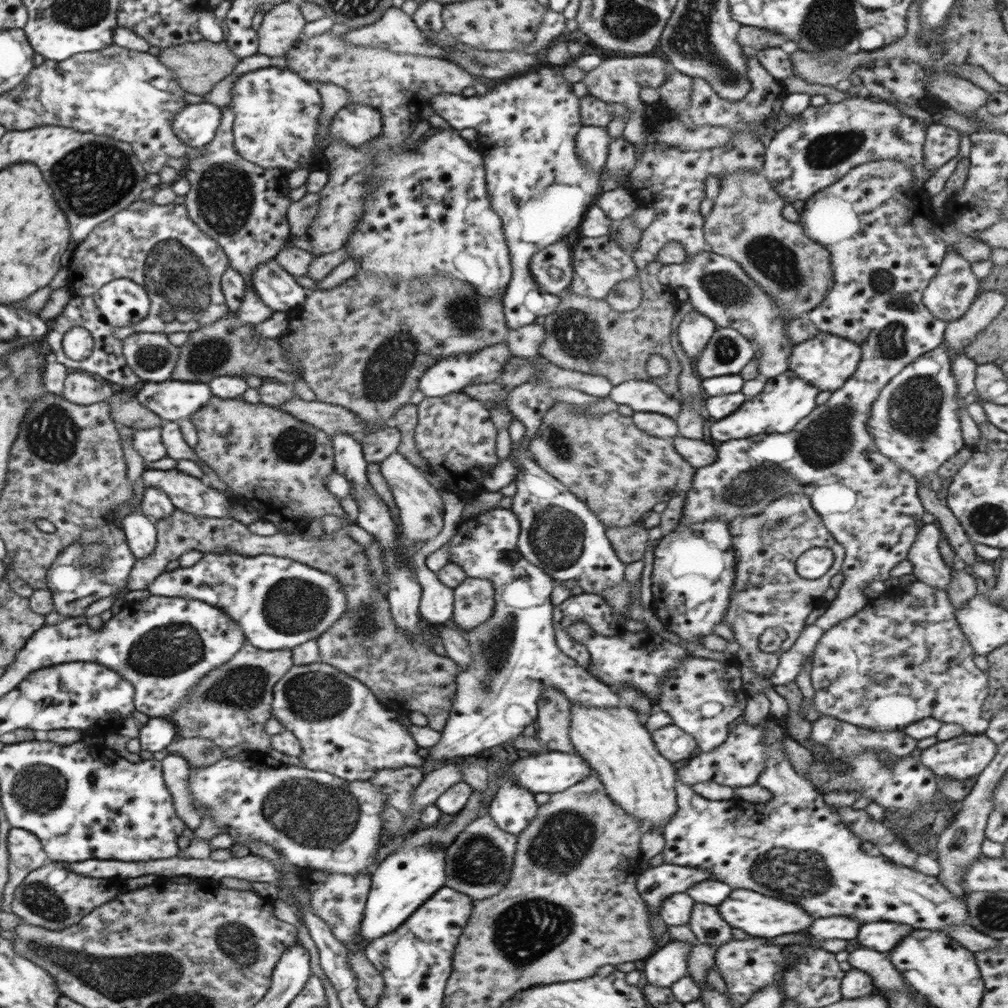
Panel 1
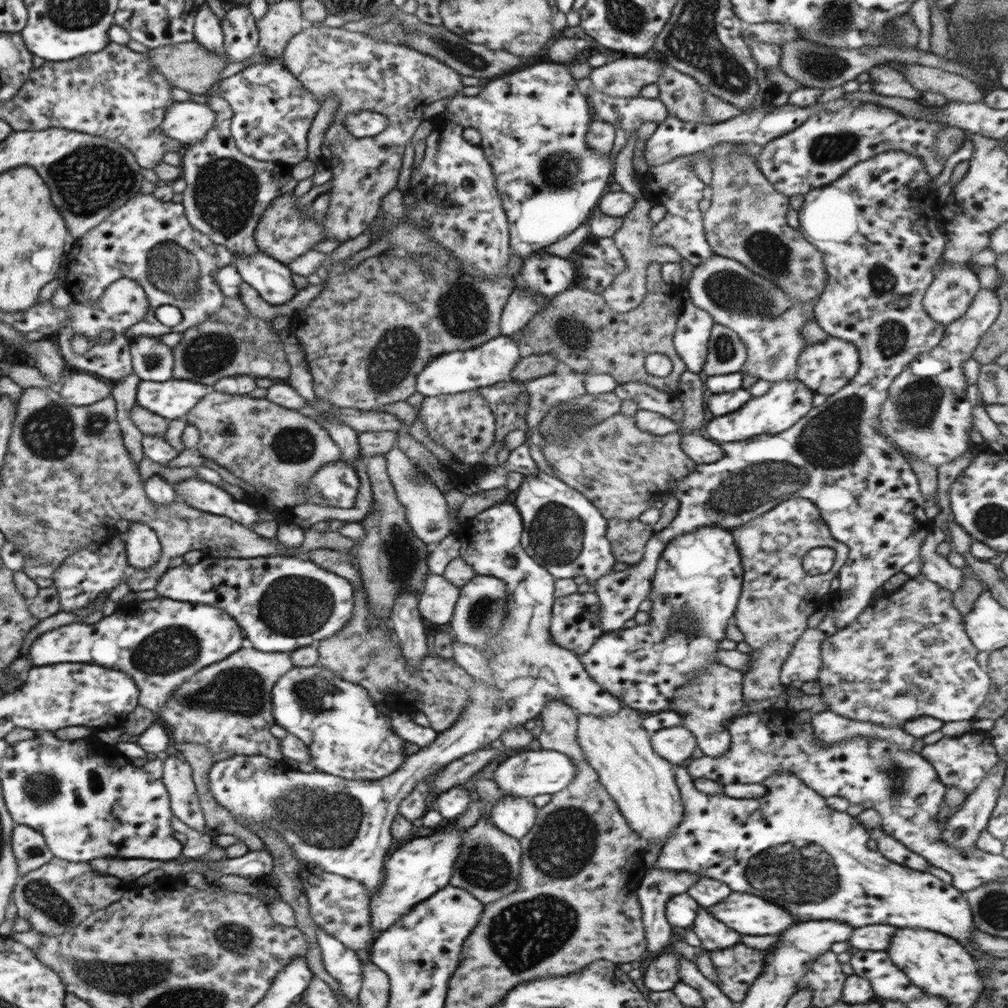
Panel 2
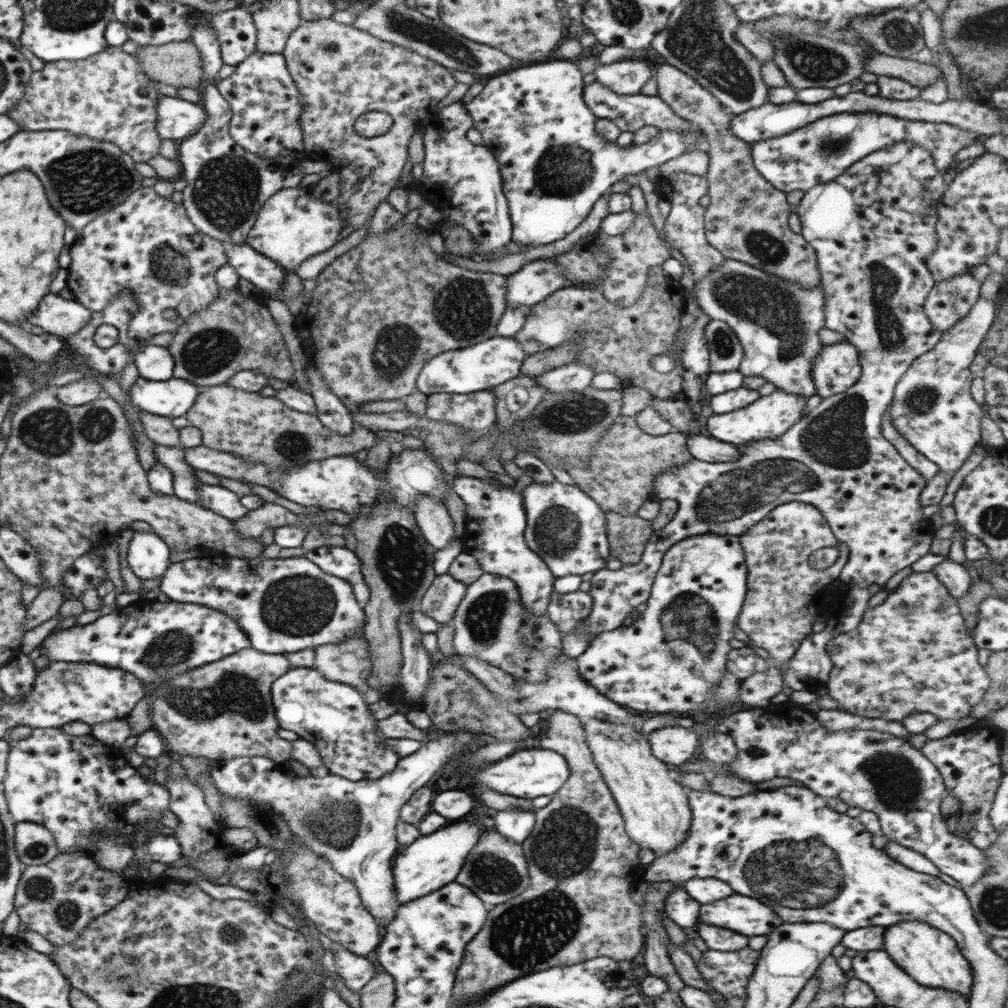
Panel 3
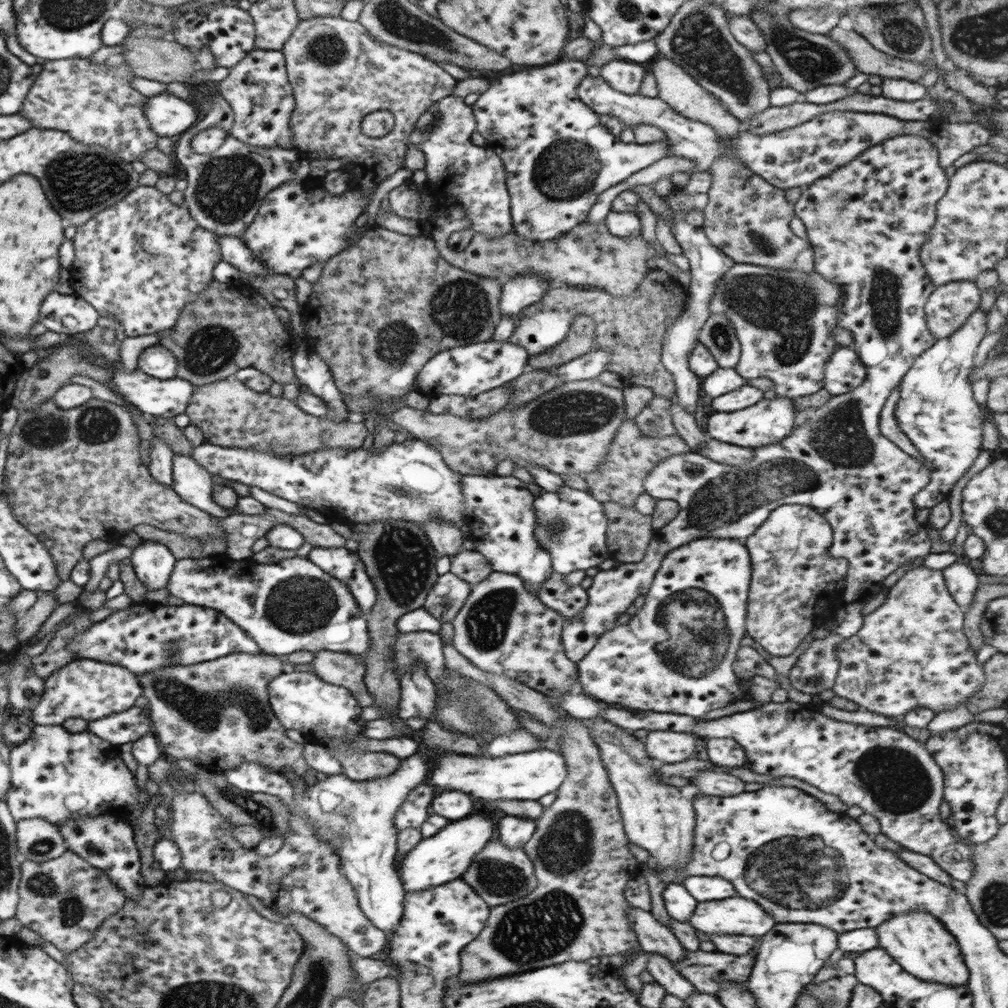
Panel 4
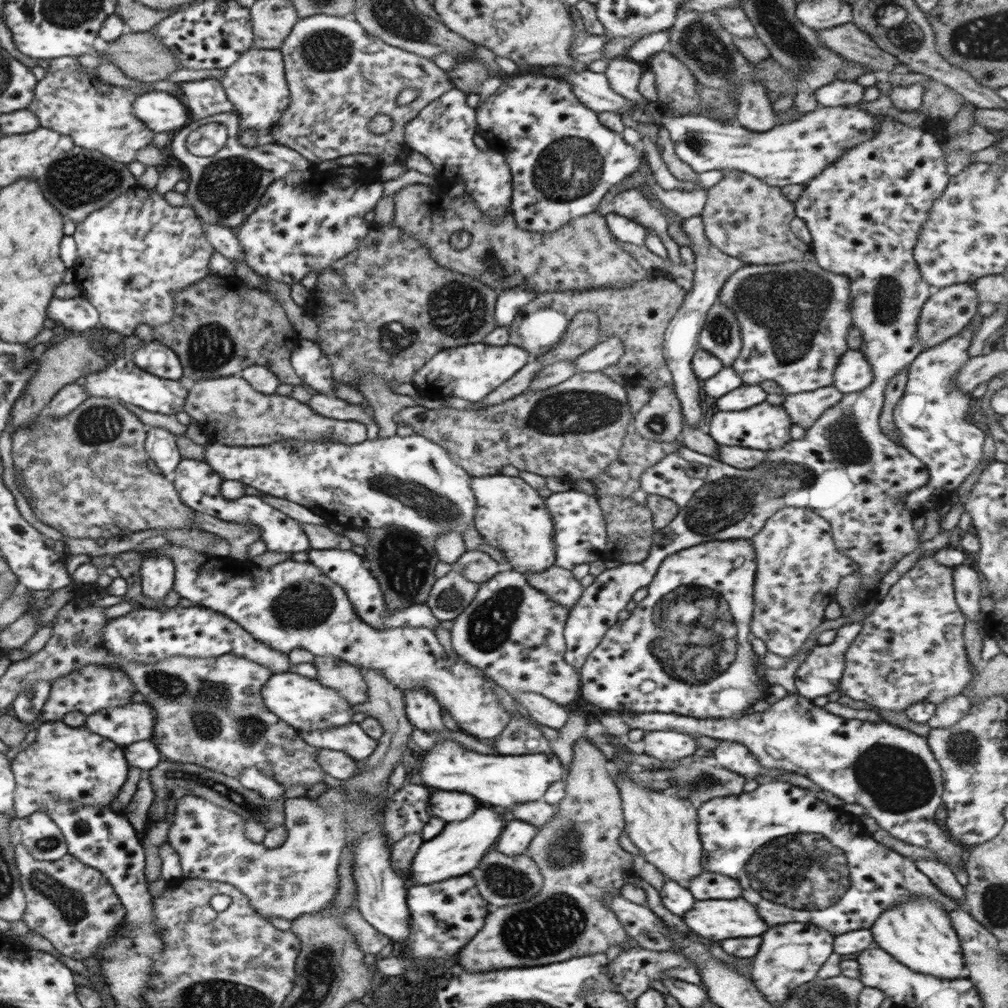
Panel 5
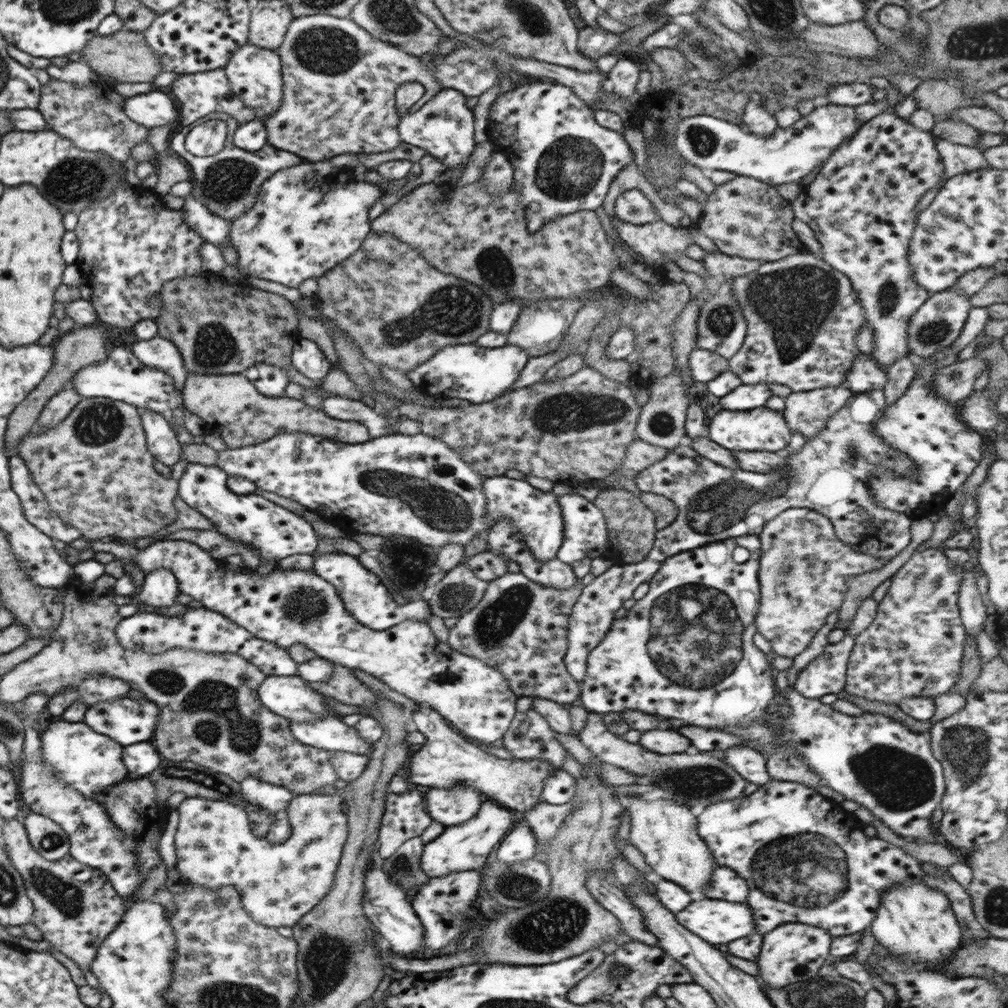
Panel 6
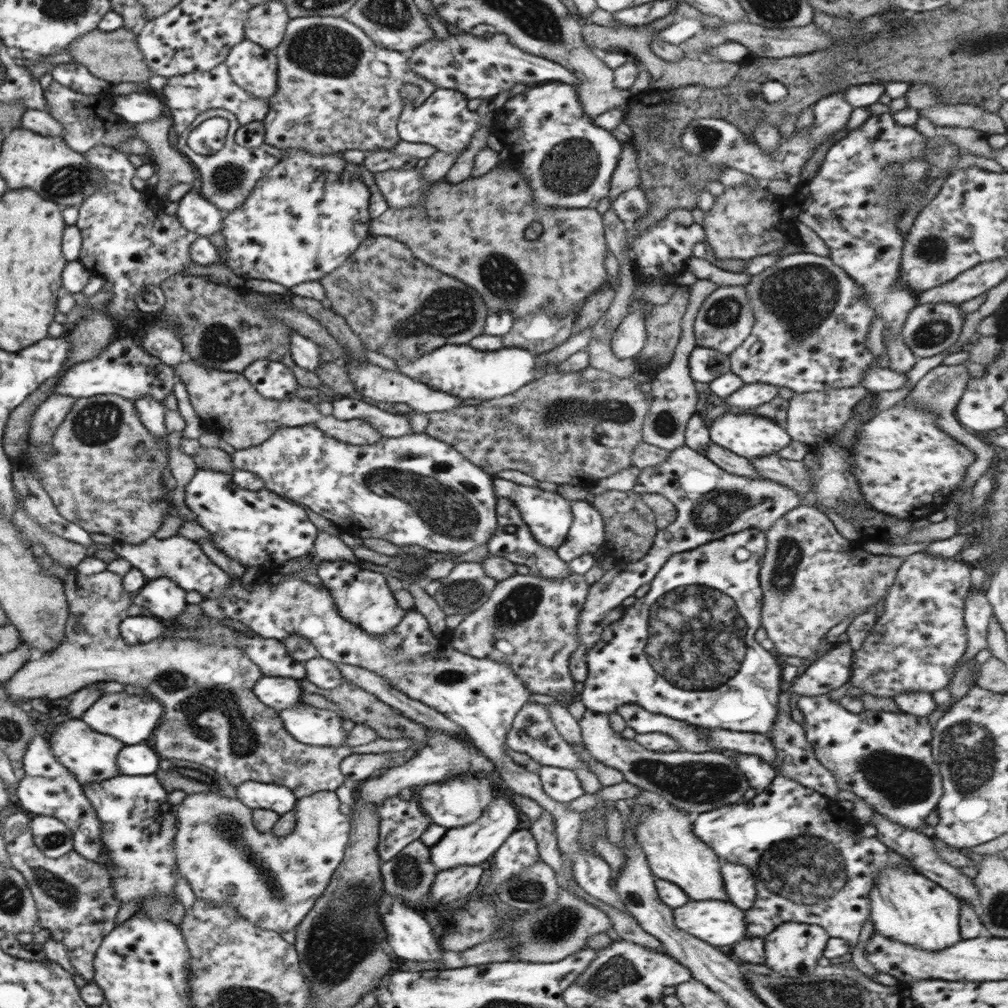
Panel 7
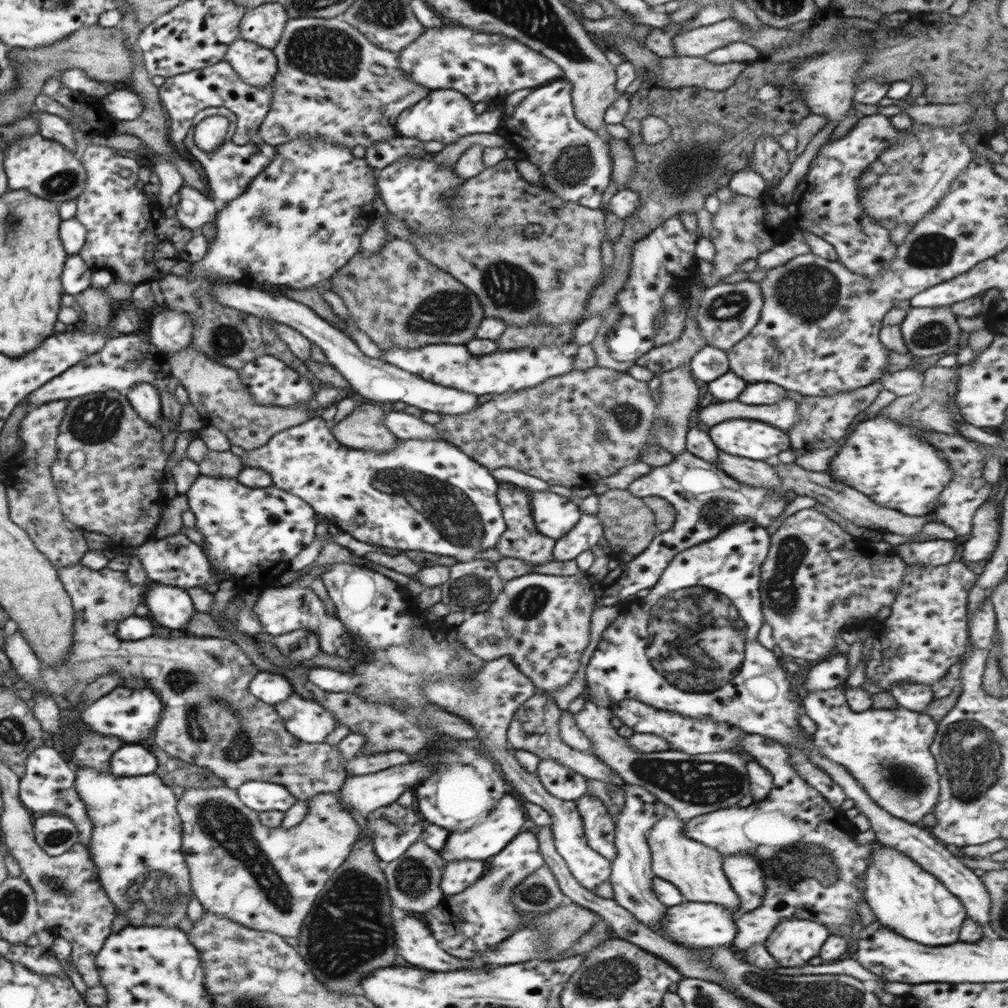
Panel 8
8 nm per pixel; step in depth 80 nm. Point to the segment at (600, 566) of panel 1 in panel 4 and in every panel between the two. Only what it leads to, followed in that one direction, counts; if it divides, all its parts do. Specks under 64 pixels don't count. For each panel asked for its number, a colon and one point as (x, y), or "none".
2: (564, 532)
3: (569, 531)
4: (572, 527)

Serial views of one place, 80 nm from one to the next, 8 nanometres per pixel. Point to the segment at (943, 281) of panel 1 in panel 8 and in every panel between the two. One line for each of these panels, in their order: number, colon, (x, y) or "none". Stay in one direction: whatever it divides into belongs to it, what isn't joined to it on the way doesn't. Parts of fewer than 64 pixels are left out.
2: (949, 295)
3: (950, 300)
4: (947, 308)
5: (949, 309)
6: (938, 322)
7: (929, 329)
8: (928, 333)

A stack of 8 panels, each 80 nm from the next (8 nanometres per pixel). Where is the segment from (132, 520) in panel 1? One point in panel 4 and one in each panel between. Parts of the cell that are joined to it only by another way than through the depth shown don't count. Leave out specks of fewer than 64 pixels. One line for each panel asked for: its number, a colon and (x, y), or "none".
2: (143, 547)
3: (148, 555)
4: (153, 562)

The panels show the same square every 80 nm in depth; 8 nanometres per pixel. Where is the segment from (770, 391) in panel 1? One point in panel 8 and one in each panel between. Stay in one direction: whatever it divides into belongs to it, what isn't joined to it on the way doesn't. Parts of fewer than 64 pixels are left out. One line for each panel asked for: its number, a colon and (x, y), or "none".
2: (787, 402)
3: (768, 417)
4: (768, 421)
5: (766, 427)
6: (761, 429)
7: (749, 435)
8: (749, 438)

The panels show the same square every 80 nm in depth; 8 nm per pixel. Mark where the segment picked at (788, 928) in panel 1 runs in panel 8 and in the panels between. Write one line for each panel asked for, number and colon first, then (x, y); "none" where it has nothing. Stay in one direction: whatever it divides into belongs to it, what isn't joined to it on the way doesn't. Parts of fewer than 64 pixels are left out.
2: (745, 913)
3: (745, 915)
4: (737, 916)
5: (713, 921)
6: (717, 921)
7: (719, 923)
8: (704, 925)

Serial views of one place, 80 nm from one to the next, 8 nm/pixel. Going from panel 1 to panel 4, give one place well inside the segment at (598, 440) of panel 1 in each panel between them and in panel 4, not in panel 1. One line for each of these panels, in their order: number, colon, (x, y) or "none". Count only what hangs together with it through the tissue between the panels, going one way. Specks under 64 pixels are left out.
2: (622, 470)
3: (619, 478)
4: (619, 478)

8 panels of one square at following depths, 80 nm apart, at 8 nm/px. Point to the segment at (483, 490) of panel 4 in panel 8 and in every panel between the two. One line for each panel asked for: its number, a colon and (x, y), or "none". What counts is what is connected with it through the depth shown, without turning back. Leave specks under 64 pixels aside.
5: (510, 515)
6: (536, 514)
7: (548, 515)
8: (554, 515)

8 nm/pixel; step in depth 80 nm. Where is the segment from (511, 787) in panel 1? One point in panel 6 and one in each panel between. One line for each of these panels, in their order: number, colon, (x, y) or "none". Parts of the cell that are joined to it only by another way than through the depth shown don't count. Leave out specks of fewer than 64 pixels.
2: (515, 815)
3: (515, 825)
4: (513, 831)
5: (516, 836)
6: (518, 845)

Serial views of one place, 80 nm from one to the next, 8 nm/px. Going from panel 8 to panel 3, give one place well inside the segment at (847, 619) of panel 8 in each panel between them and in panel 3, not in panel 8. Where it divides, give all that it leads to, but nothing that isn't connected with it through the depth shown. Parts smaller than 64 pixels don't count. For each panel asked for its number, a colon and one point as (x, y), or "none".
3: (776, 550)
4: (792, 574)
5: (799, 568)
6: (803, 568)
7: (812, 578)

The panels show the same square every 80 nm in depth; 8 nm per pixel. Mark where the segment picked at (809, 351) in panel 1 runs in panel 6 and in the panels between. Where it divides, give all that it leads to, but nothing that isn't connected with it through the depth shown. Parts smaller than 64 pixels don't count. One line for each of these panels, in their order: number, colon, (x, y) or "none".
2: (825, 367)
3: (836, 368)
4: (844, 371)
5: (853, 373)
6: (863, 375)

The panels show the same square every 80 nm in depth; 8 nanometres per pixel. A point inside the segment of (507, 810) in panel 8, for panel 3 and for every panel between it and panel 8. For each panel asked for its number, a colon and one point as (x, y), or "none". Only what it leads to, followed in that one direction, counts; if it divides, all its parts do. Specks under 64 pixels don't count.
3: (429, 862)
4: (445, 856)
5: (459, 848)
6: (465, 847)
7: (471, 845)

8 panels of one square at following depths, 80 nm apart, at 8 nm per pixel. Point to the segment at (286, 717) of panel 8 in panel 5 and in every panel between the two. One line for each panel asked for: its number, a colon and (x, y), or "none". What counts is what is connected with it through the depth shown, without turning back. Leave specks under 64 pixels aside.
5: (351, 739)
6: (329, 733)
7: (309, 725)

